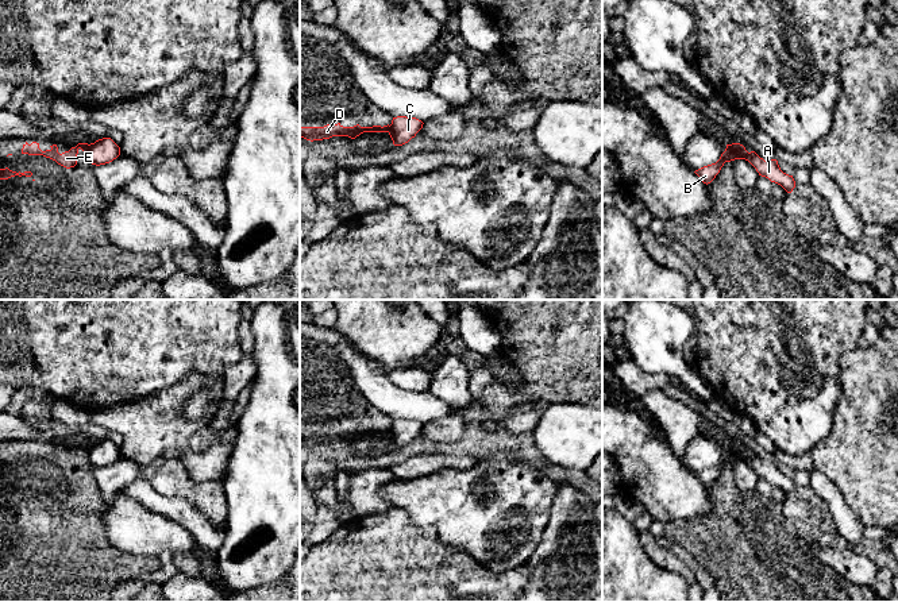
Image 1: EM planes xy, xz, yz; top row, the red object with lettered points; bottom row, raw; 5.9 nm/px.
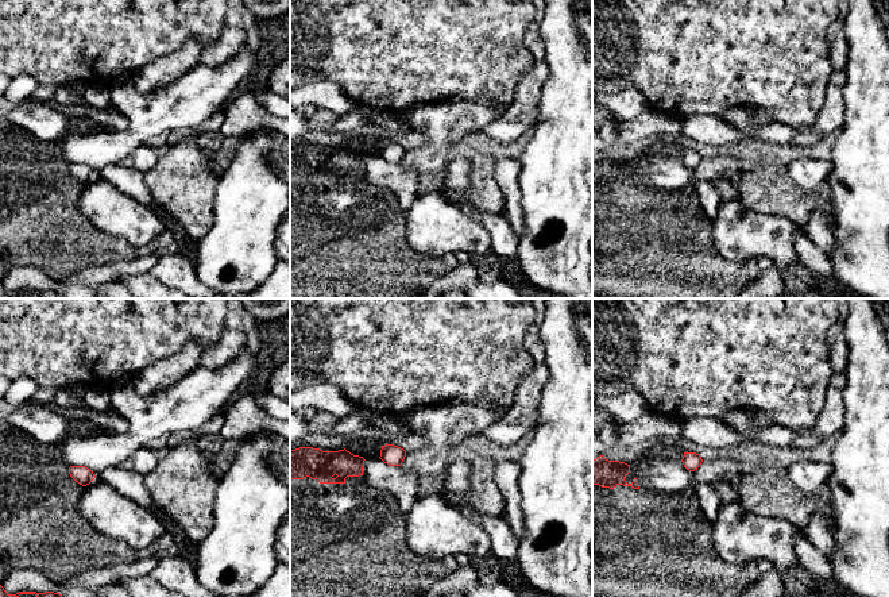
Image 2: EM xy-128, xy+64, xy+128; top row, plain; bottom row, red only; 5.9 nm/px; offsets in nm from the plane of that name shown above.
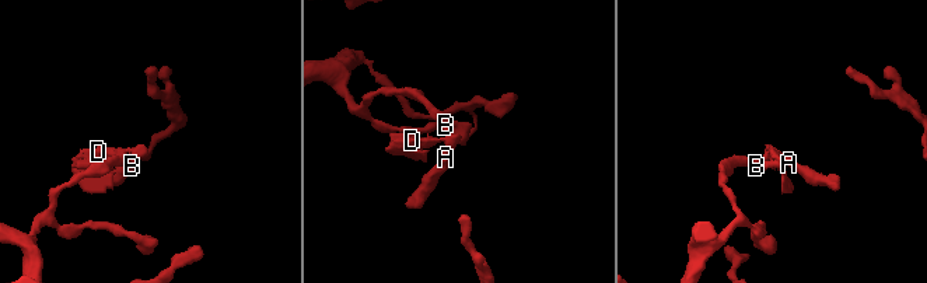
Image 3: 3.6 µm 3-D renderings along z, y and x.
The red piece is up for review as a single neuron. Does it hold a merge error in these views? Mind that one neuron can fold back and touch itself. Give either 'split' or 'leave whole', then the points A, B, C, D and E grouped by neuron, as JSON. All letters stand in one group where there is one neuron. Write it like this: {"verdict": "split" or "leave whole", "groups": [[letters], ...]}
{"verdict": "split", "groups": [["A", "B", "C"], ["D", "E"]]}

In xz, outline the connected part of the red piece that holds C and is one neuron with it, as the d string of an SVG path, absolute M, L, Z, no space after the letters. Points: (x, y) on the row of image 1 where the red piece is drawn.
M397 116L393 117L389 135L394 146L408 143L423 128L423 121L416 117Z

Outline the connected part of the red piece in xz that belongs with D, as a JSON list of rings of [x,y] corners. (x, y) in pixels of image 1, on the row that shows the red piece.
[[[340,123],[338,124],[327,124],[324,127],[300,127],[300,138],[307,140],[323,140],[329,139],[332,136],[348,136],[355,139],[363,132],[389,132],[390,126],[373,126],[373,127],[361,127],[359,124],[354,127],[343,127]]]

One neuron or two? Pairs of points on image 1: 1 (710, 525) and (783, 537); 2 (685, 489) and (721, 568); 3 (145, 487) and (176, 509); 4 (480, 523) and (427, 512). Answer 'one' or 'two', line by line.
1: one
2: two
3: one
4: one

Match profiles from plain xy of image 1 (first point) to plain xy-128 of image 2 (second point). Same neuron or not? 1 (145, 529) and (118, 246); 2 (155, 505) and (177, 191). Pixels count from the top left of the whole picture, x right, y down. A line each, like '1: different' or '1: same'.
1: different
2: different

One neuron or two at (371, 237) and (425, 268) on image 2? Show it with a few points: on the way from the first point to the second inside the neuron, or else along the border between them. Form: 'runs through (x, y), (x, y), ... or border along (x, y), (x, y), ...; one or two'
runs through (385, 250), (402, 268), (412, 268); one

